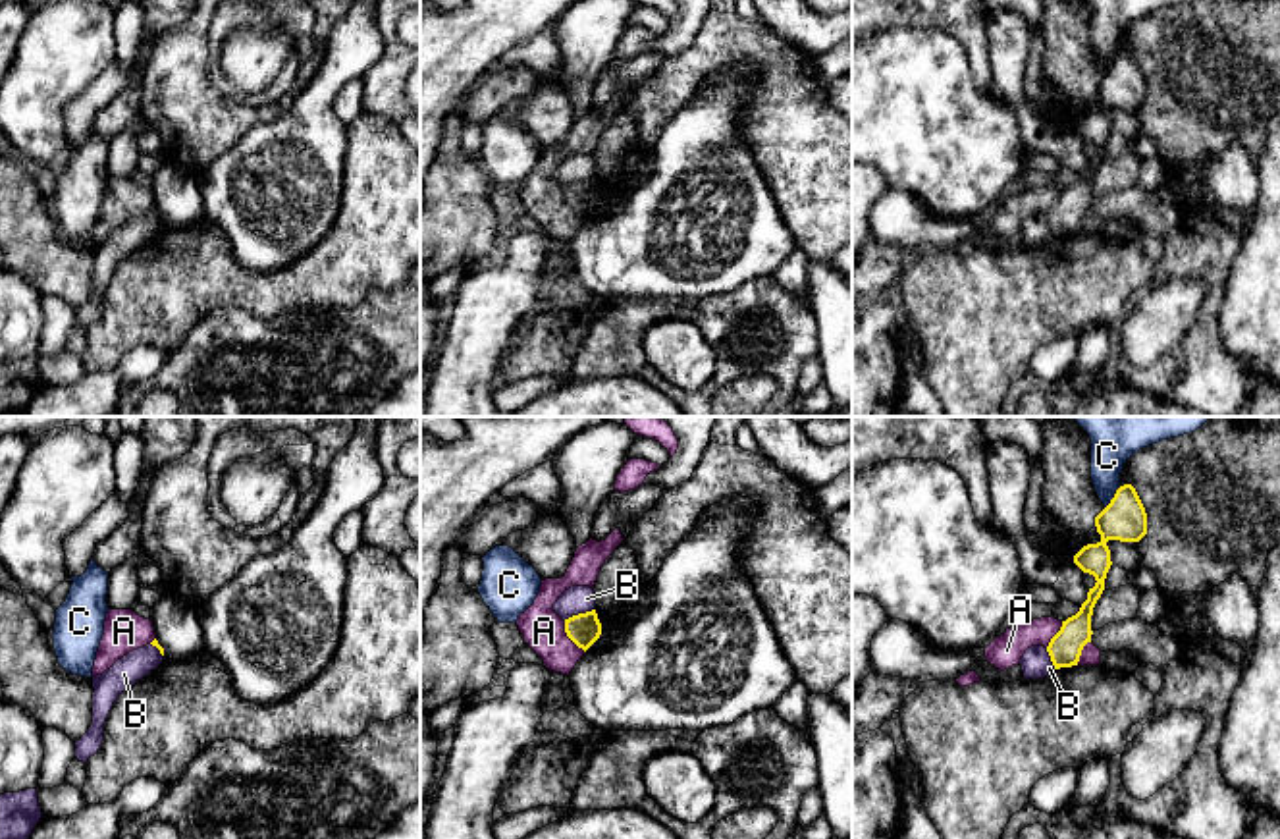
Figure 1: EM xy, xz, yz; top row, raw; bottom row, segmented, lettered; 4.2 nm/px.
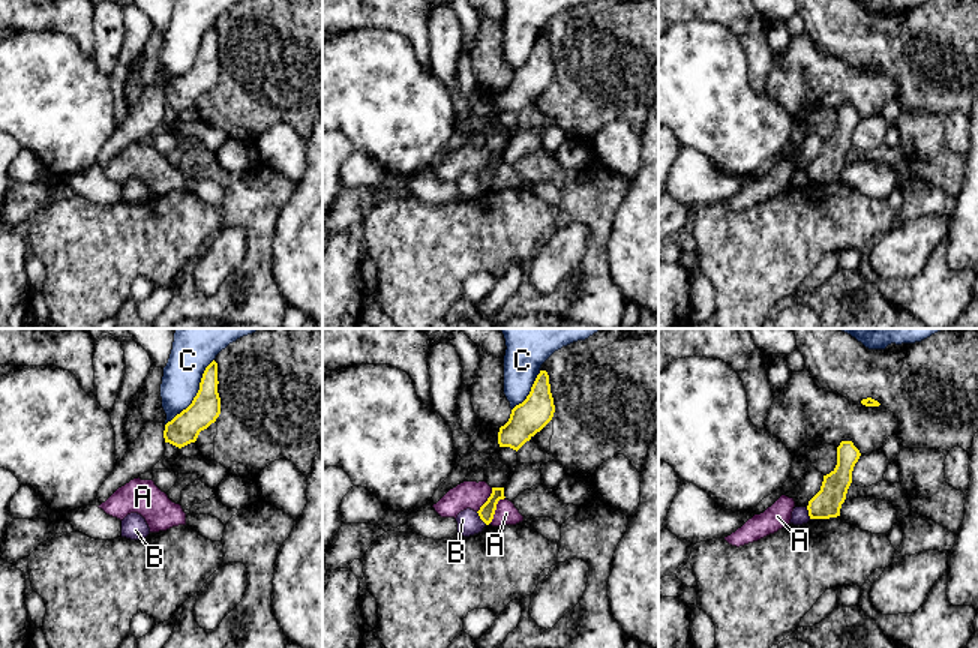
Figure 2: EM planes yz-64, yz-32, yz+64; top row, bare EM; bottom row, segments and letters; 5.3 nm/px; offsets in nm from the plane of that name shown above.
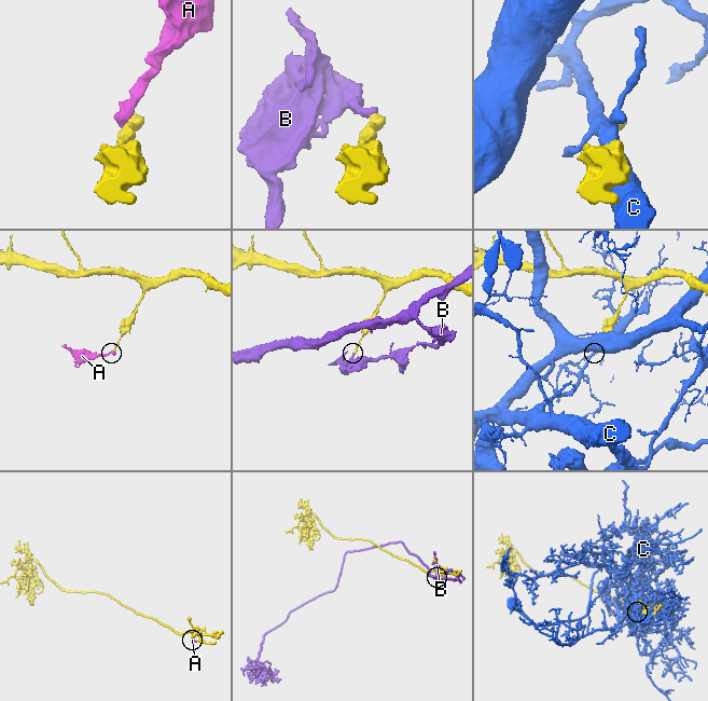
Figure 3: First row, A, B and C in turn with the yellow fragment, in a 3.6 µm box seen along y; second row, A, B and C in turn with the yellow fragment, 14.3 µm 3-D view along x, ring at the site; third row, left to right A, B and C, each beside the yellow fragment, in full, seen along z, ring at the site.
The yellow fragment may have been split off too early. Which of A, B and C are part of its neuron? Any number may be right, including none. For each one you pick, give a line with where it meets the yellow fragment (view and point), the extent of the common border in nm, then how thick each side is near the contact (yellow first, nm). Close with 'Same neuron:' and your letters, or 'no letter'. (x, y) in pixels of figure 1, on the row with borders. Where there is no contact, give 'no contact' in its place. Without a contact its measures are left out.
Same neuron: no letter

